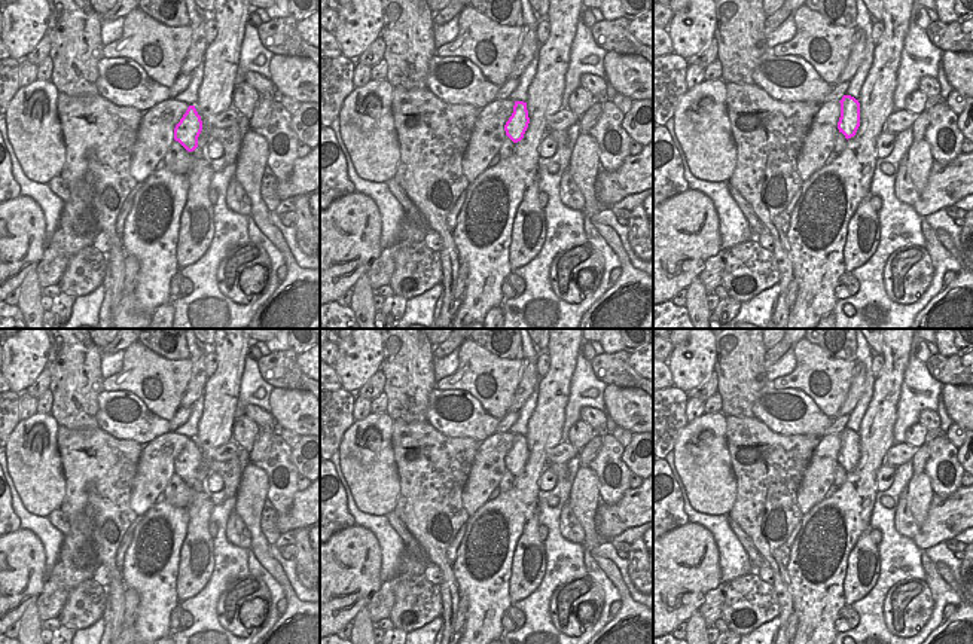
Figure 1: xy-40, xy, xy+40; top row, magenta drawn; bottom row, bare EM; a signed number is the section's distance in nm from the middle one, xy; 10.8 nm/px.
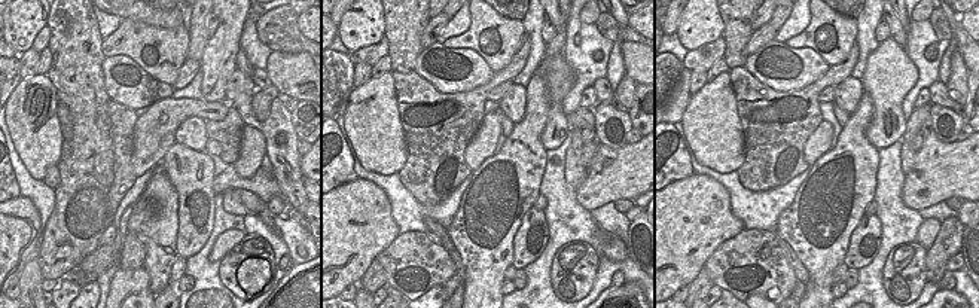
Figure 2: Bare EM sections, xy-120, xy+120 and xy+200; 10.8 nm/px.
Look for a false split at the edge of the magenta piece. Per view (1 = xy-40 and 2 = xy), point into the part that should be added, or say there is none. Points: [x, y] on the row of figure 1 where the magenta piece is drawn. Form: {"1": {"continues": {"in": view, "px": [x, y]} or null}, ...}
{"1": {"continues": null}, "2": {"continues": null}}

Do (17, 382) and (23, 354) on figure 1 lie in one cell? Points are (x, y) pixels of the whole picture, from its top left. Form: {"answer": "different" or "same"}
{"answer": "same"}

